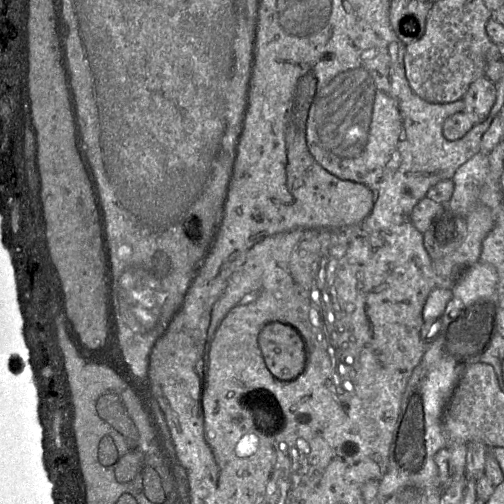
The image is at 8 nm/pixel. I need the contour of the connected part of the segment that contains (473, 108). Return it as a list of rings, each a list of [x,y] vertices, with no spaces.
[[[485,75],[473,81],[466,91],[463,101],[464,110],[473,124],[483,122],[489,115],[495,102],[494,84]]]

